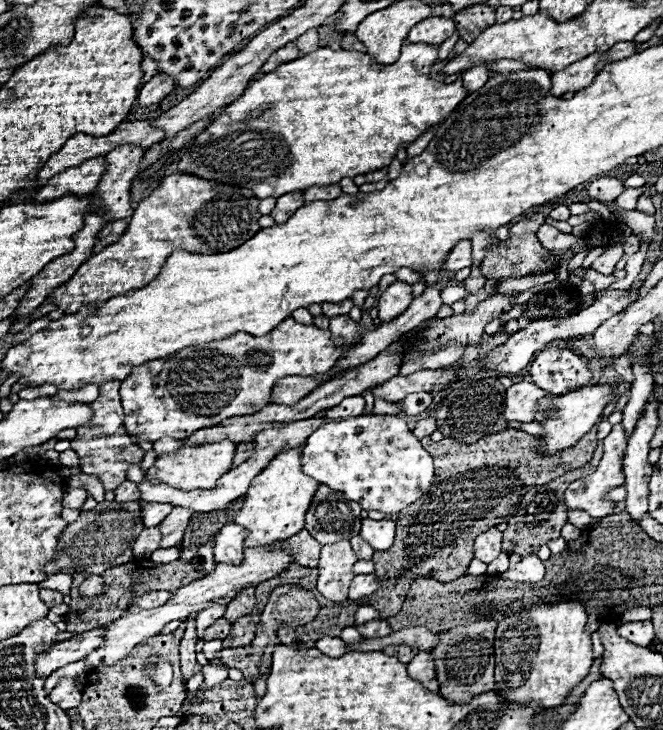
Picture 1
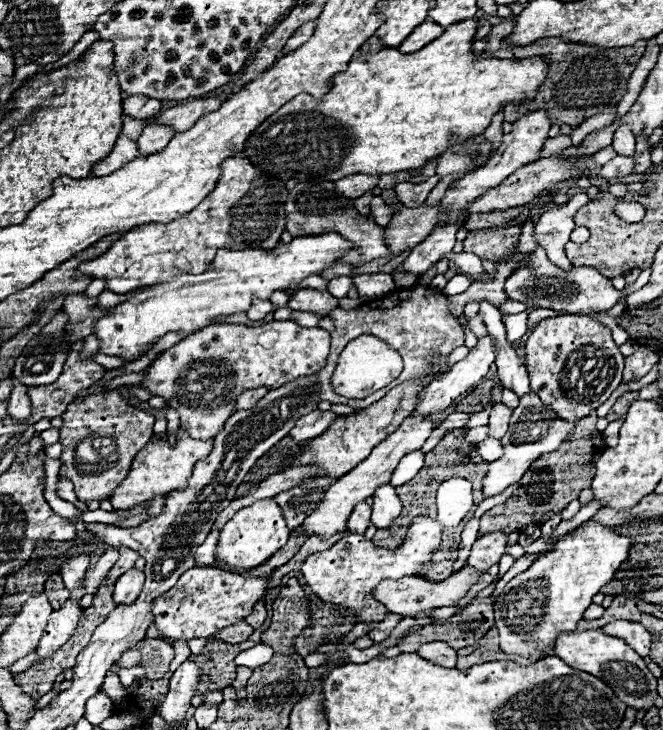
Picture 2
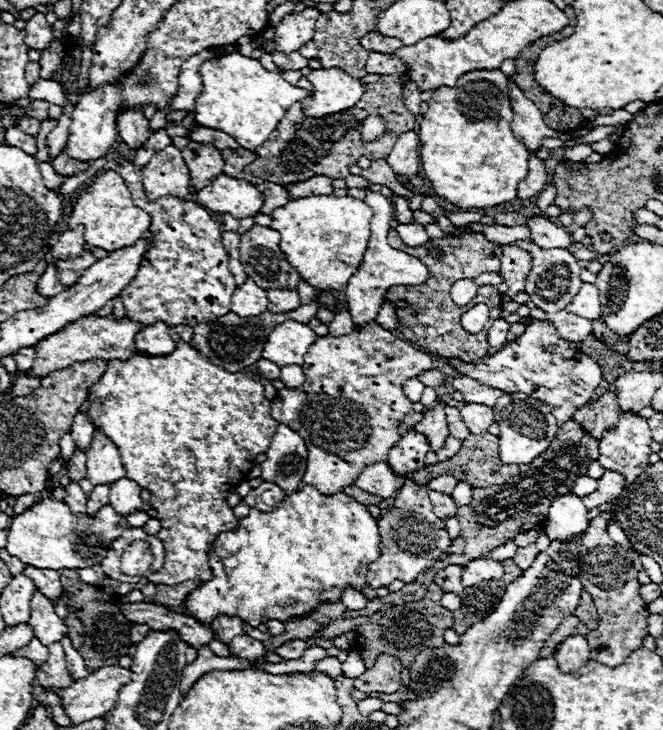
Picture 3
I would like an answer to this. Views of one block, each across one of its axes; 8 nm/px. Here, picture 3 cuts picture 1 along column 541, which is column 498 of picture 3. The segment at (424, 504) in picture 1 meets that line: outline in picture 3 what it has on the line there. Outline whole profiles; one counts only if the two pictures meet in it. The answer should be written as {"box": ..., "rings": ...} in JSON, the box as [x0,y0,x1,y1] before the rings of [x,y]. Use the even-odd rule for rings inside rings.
{"box":[412,434,520,488],"rings":[[[470,434],[466,440],[462,440],[462,448],[456,456],[452,456],[446,462],[438,462],[432,466],[424,466],[422,470],[414,472],[412,478],[418,480],[418,484],[428,484],[430,478],[436,478],[440,474],[452,474],[458,482],[466,482],[470,488],[488,488],[494,484],[504,484],[508,478],[520,474],[518,466],[514,464],[504,464],[498,458],[498,436],[486,434],[486,436],[474,436]]]}

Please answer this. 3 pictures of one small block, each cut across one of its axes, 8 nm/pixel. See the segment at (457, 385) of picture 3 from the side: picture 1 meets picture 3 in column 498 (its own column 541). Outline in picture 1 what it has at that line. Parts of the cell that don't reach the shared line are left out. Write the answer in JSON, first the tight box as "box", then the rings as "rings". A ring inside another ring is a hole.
{"box":[504,382,546,422],"rings":[[[516,382],[506,390],[506,408],[504,416],[506,420],[516,420],[516,422],[532,422],[534,420],[534,406],[536,402],[546,396],[536,384],[532,382]]]}

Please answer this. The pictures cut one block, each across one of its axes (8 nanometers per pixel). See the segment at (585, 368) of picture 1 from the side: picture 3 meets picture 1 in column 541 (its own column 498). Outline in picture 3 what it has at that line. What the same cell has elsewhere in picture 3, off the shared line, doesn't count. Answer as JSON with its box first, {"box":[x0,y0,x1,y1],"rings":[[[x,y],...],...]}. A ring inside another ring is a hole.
{"box":[450,320,602,422],"rings":[[[550,320],[532,322],[522,336],[506,344],[494,356],[486,356],[480,364],[450,360],[450,366],[460,374],[482,380],[482,384],[490,384],[494,388],[502,388],[508,394],[526,392],[538,400],[544,400],[546,404],[550,404],[554,418],[560,422],[568,422],[574,412],[592,398],[602,380],[600,366],[592,358],[580,354],[578,350],[572,350],[568,342],[558,336]]]}

